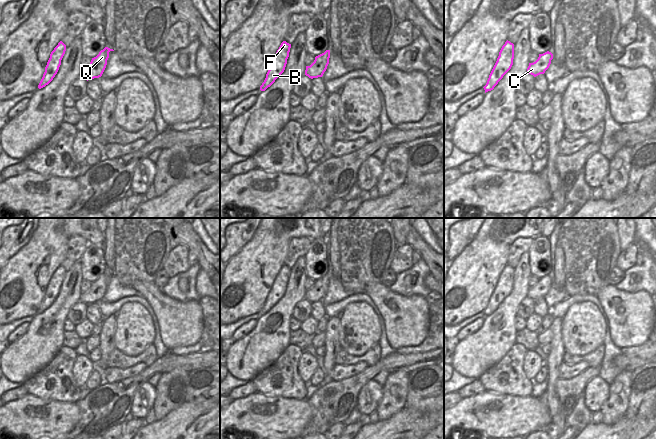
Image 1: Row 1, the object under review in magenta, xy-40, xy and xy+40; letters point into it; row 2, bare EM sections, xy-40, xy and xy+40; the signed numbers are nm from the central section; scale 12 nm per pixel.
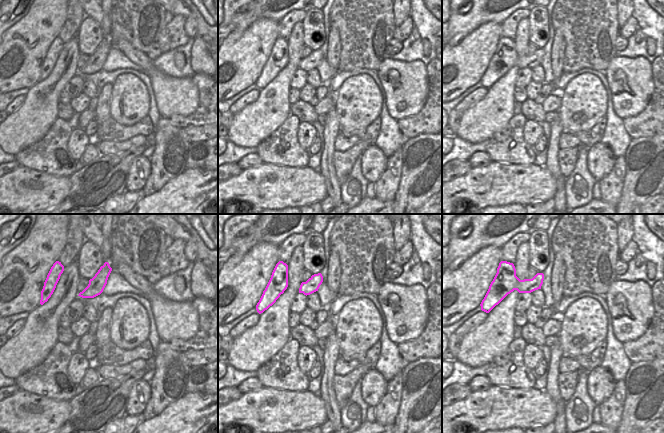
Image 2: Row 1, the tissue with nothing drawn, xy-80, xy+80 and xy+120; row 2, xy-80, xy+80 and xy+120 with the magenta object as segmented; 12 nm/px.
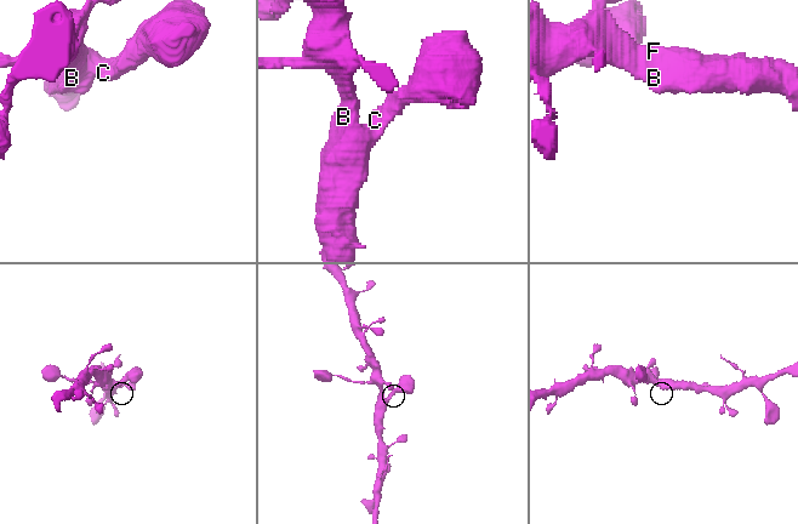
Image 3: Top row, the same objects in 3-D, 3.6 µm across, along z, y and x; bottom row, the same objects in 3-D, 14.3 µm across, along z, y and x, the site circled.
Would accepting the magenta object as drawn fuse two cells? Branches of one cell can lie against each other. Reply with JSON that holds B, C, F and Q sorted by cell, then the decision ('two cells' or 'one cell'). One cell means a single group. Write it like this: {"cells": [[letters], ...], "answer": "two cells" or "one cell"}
{"cells": [["B", "C", "F", "Q"]], "answer": "one cell"}

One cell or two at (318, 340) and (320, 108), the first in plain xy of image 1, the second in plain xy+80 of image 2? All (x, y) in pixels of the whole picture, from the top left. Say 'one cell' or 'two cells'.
one cell

